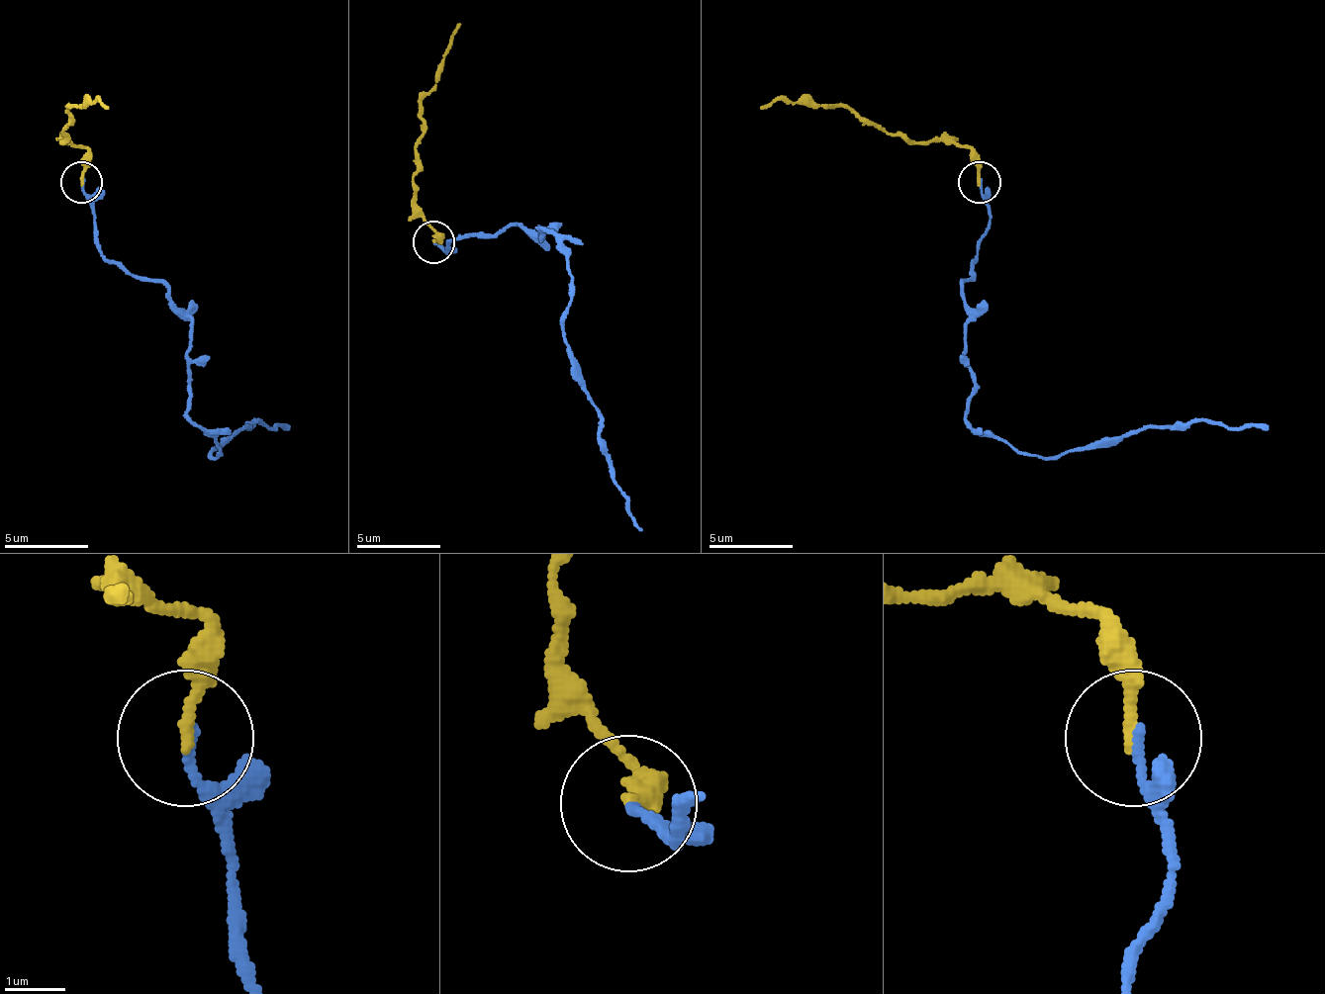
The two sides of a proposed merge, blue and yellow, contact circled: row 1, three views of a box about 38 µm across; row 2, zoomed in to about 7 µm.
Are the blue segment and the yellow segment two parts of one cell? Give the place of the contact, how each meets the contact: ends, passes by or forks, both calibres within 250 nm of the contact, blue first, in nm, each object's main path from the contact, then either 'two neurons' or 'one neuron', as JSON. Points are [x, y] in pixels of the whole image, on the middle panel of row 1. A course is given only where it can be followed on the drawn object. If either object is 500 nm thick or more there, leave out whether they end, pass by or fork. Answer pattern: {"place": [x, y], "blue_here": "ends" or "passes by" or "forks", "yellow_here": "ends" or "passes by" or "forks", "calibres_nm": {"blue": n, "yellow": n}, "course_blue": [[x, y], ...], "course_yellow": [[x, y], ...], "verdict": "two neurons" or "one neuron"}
{"place": [433, 241], "blue_here": "ends", "yellow_here": "ends", "calibres_nm": {"blue": 170, "yellow": 190}, "course_blue": [[434, 243], [447, 251], [515, 226], [556, 238], [573, 382], [640, 528]], "course_yellow": [[434, 243], [430, 226], [418, 205], [414, 171], [422, 109], [451, 37], [460, 25]], "verdict": "two neurons"}

